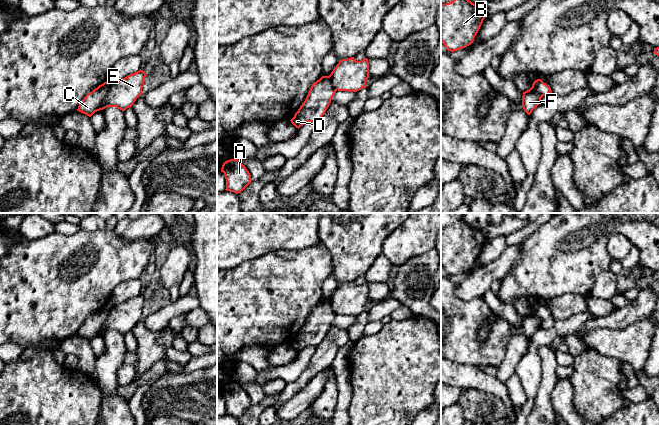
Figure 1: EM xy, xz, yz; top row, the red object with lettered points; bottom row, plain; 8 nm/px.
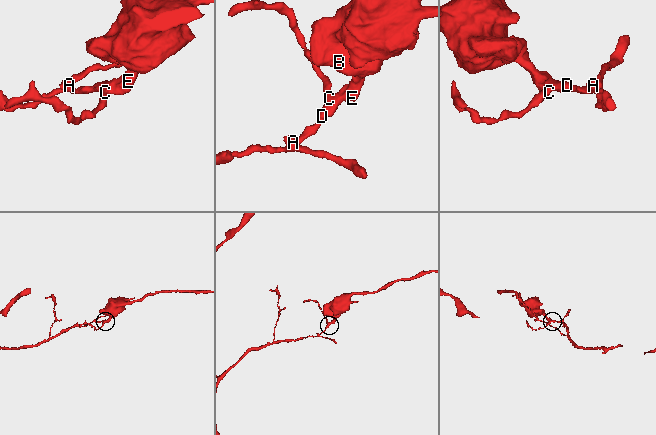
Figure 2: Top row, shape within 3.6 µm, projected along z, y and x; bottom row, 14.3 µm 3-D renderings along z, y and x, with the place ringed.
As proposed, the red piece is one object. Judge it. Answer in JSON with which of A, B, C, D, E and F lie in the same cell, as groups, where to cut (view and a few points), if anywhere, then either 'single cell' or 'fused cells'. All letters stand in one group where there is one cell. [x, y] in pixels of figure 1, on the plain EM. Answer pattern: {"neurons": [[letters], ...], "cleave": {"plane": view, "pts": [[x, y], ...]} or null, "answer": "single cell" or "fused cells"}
{"neurons": [["A", "C", "D"], ["B", "E", "F"]], "cleave": {"plane": "xy", "pts": [[112, 306], [99, 333]]}, "answer": "fused cells"}

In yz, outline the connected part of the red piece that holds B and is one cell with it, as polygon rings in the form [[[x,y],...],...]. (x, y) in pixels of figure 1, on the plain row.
[[[461,219],[449,227],[441,228],[441,266],[451,276],[471,269],[485,241],[482,230],[472,227],[465,219]]]

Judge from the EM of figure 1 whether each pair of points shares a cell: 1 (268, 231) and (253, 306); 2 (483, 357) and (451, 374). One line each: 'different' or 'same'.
1: different
2: different

